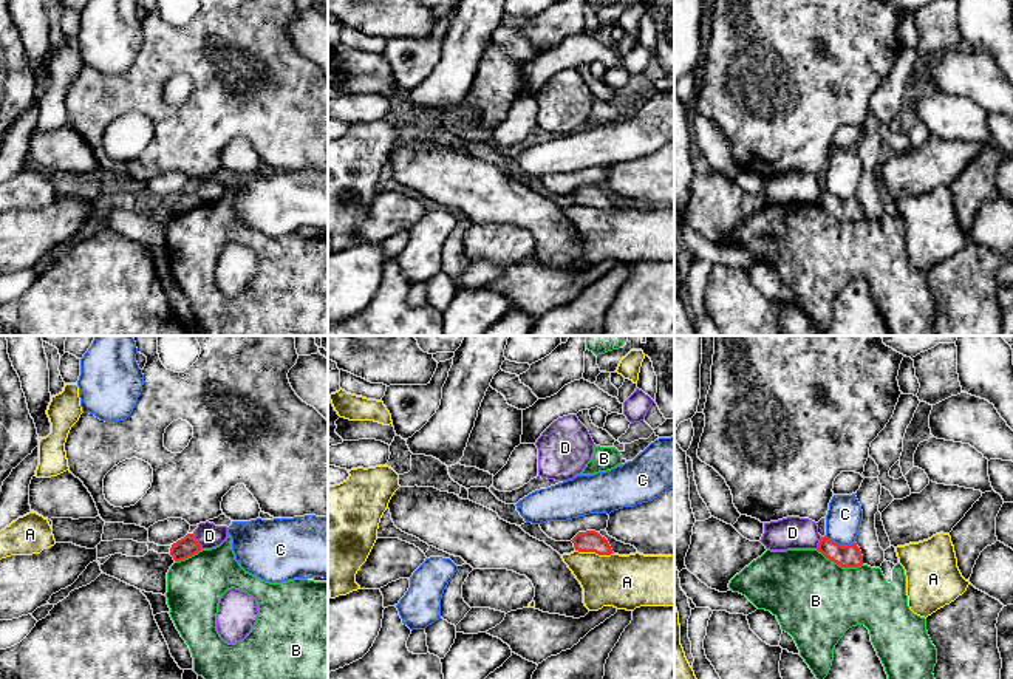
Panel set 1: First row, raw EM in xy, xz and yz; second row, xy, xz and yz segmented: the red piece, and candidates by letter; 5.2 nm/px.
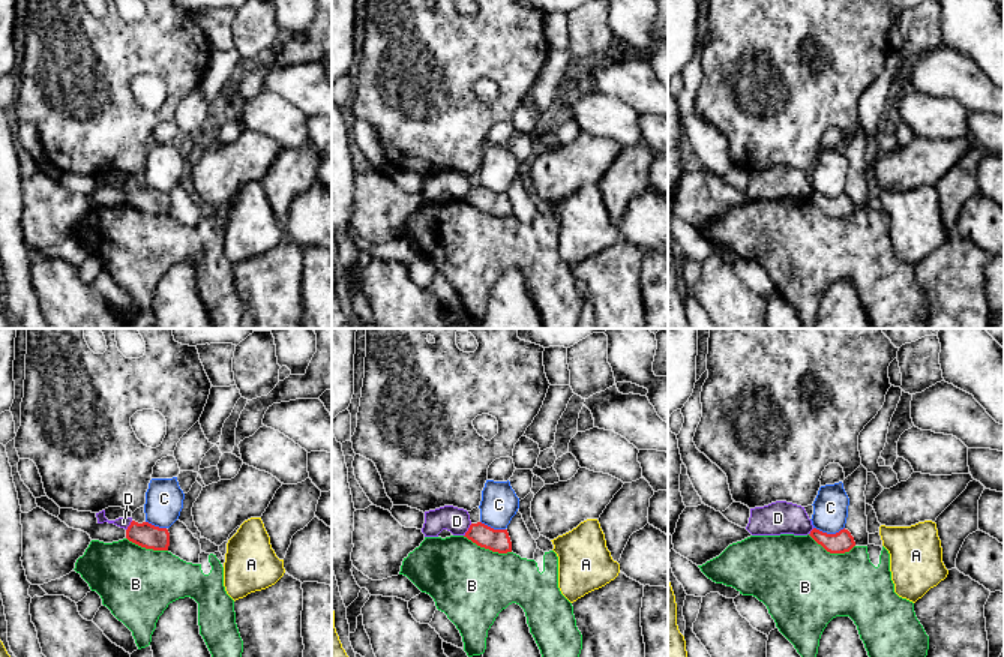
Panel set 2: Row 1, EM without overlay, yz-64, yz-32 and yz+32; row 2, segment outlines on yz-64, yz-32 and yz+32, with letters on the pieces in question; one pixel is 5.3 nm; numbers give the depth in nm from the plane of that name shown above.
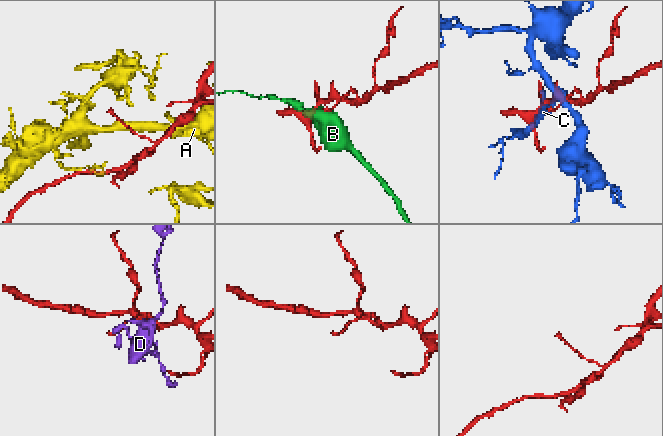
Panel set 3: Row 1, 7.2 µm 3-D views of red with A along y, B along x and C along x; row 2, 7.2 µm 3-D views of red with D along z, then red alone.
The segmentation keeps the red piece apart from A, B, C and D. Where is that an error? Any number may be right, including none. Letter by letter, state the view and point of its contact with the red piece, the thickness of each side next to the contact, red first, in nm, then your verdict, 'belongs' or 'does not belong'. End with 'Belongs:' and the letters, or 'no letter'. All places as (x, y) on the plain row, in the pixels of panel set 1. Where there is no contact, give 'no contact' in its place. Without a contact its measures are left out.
A: xz (594, 204) | 110/280 nm | does not belong
B: yz (839, 218) | 120/440 nm | does not belong
C: yz (840, 198) | 120/180 nm | does not belong
D: xy (197, 195) | 110/130 nm | does not belong
Belongs: no letter

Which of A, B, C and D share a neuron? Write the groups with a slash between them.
A / B / C / D

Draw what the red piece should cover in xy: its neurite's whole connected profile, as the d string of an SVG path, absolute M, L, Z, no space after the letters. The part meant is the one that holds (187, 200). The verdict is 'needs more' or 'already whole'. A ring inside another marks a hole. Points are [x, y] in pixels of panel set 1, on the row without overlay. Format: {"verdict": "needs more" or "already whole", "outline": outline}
{"verdict": "already whole", "outline": "M187 187L184 192L178 193L170 201L170 209L175 215L186 213L203 204L201 198L196 195L193 187Z"}

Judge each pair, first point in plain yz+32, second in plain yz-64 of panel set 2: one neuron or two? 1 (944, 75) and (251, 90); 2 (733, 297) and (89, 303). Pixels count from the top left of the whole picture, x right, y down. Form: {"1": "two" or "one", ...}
{"1": "two", "2": "one"}

